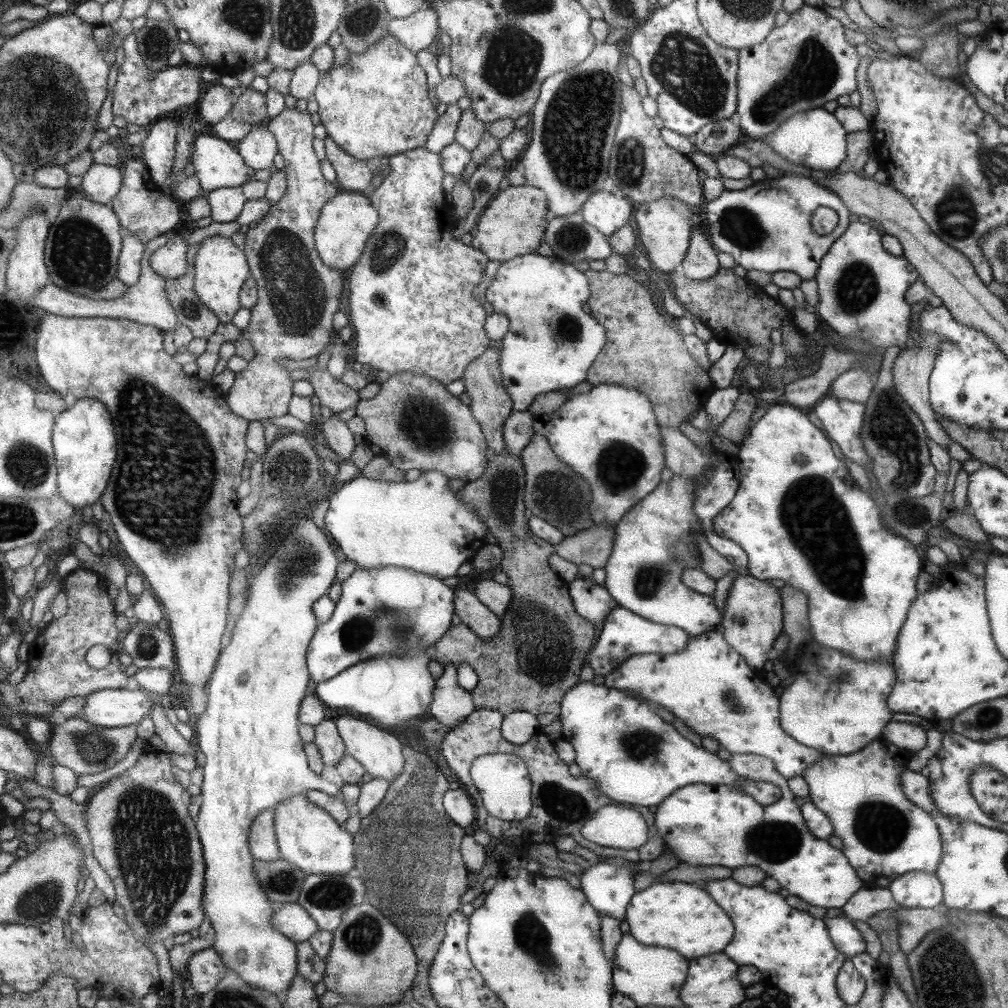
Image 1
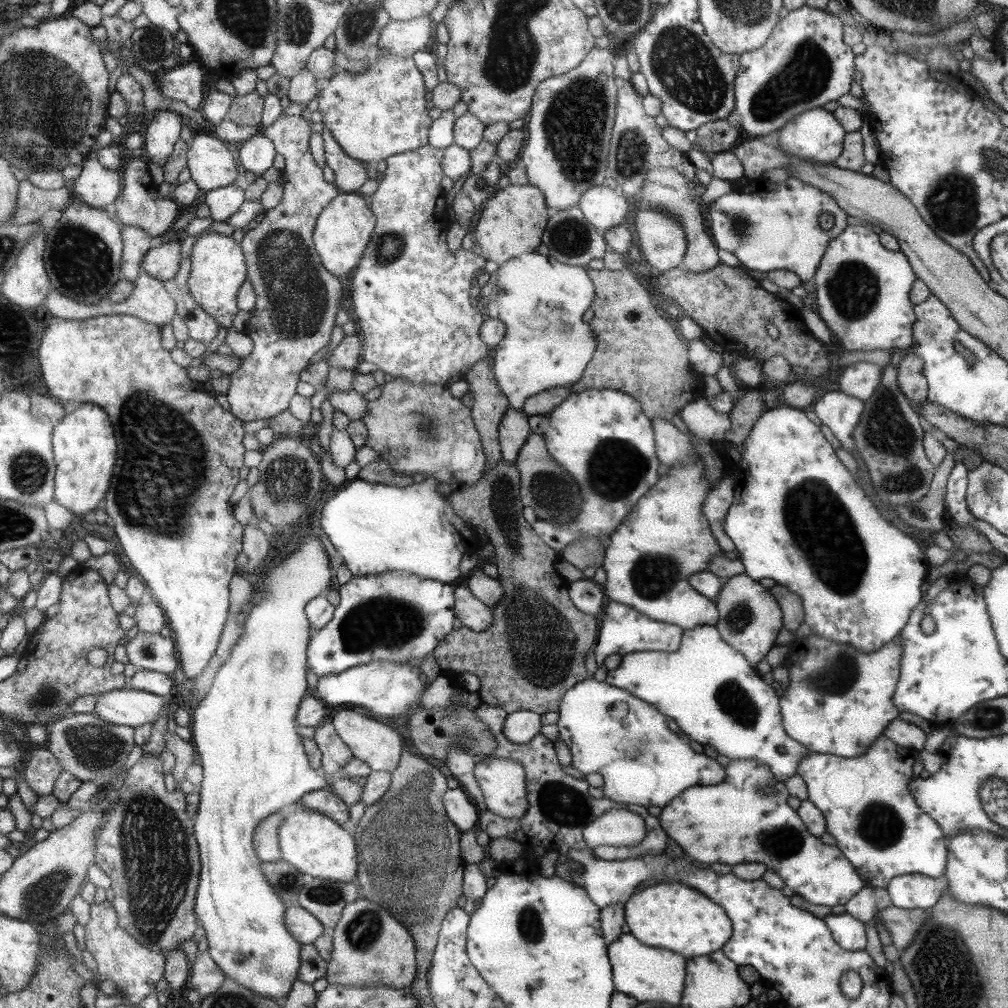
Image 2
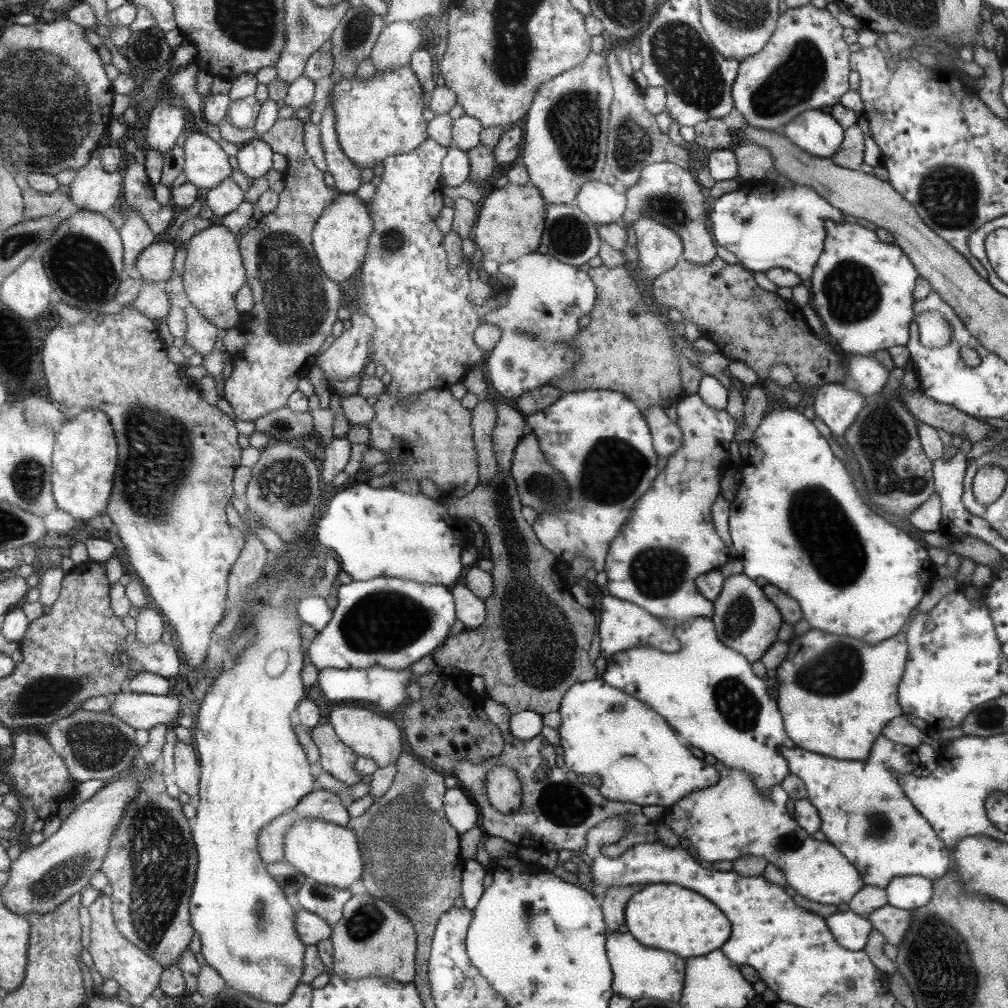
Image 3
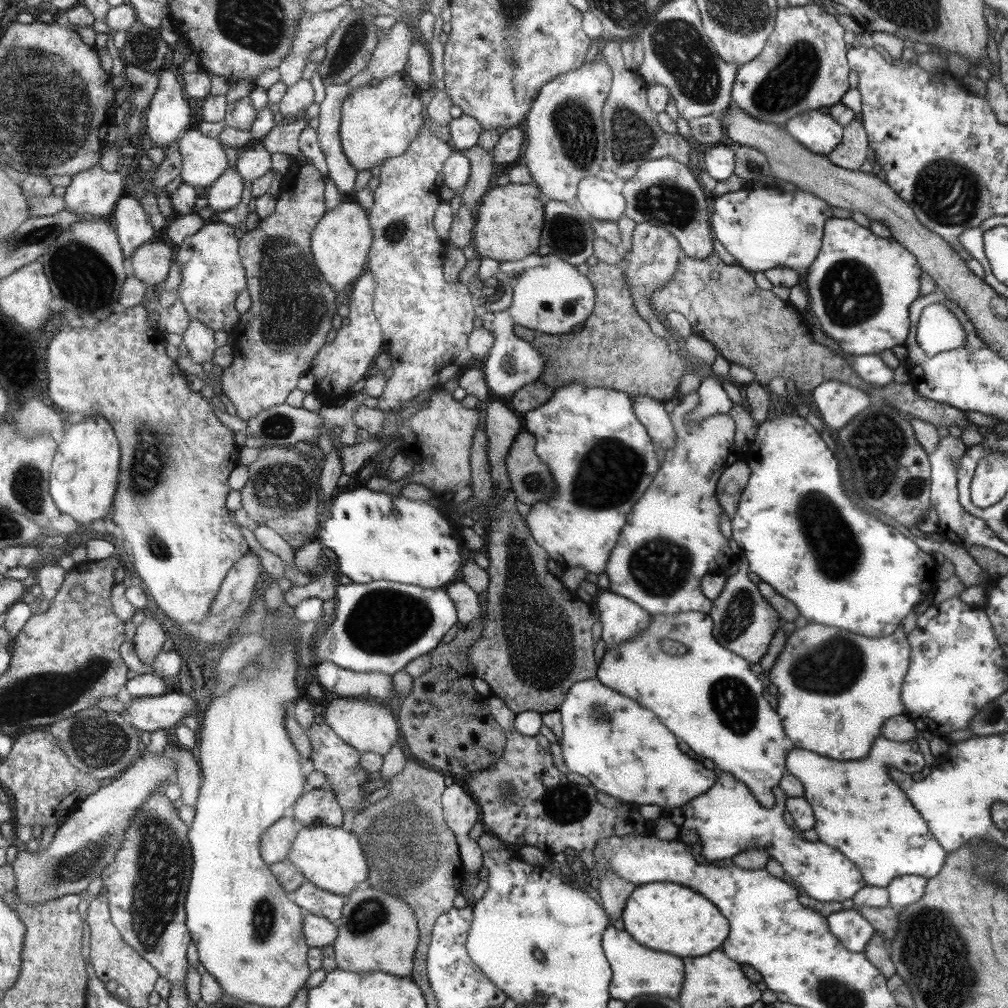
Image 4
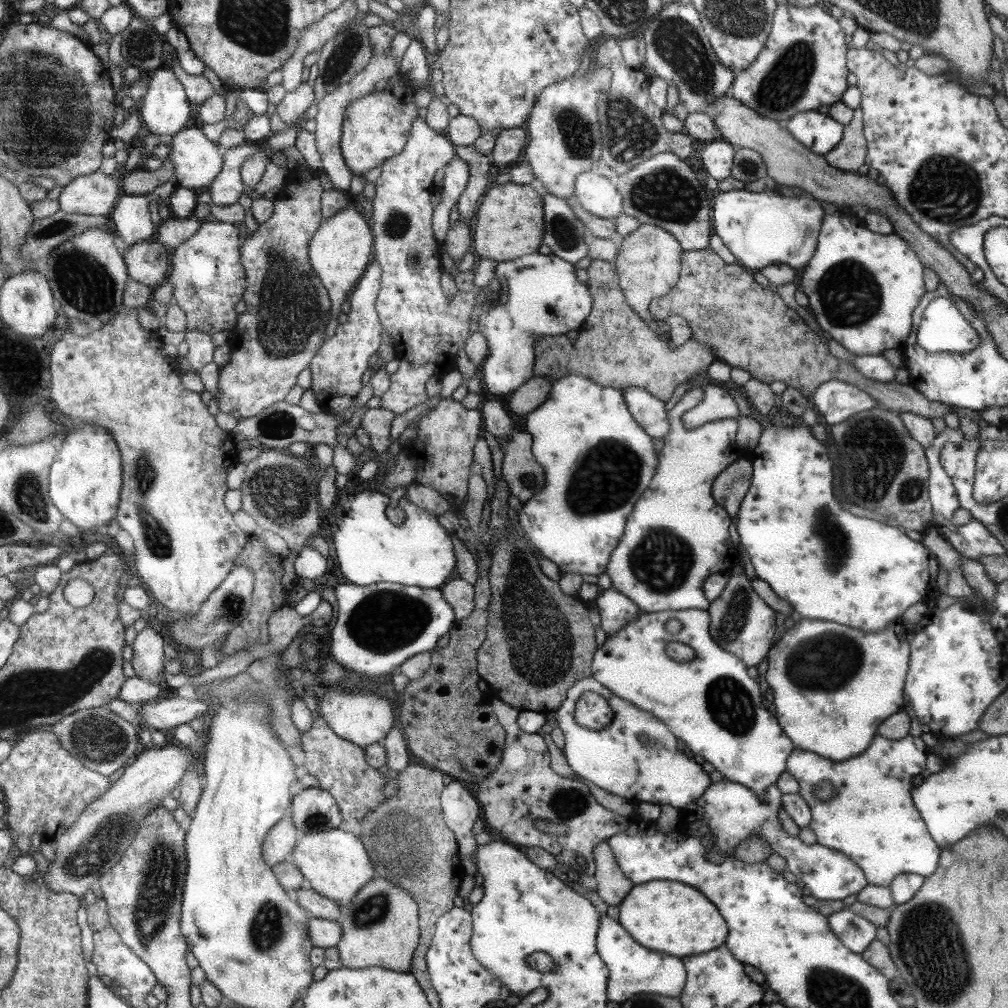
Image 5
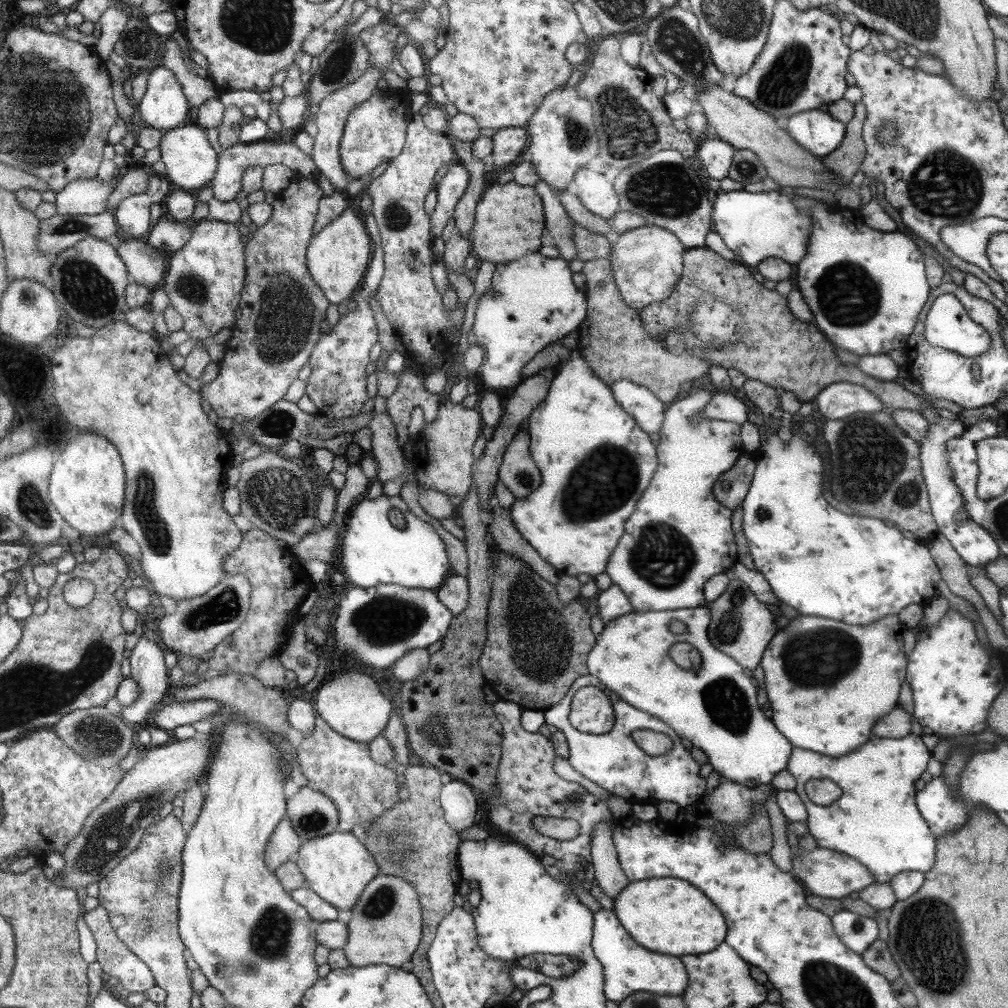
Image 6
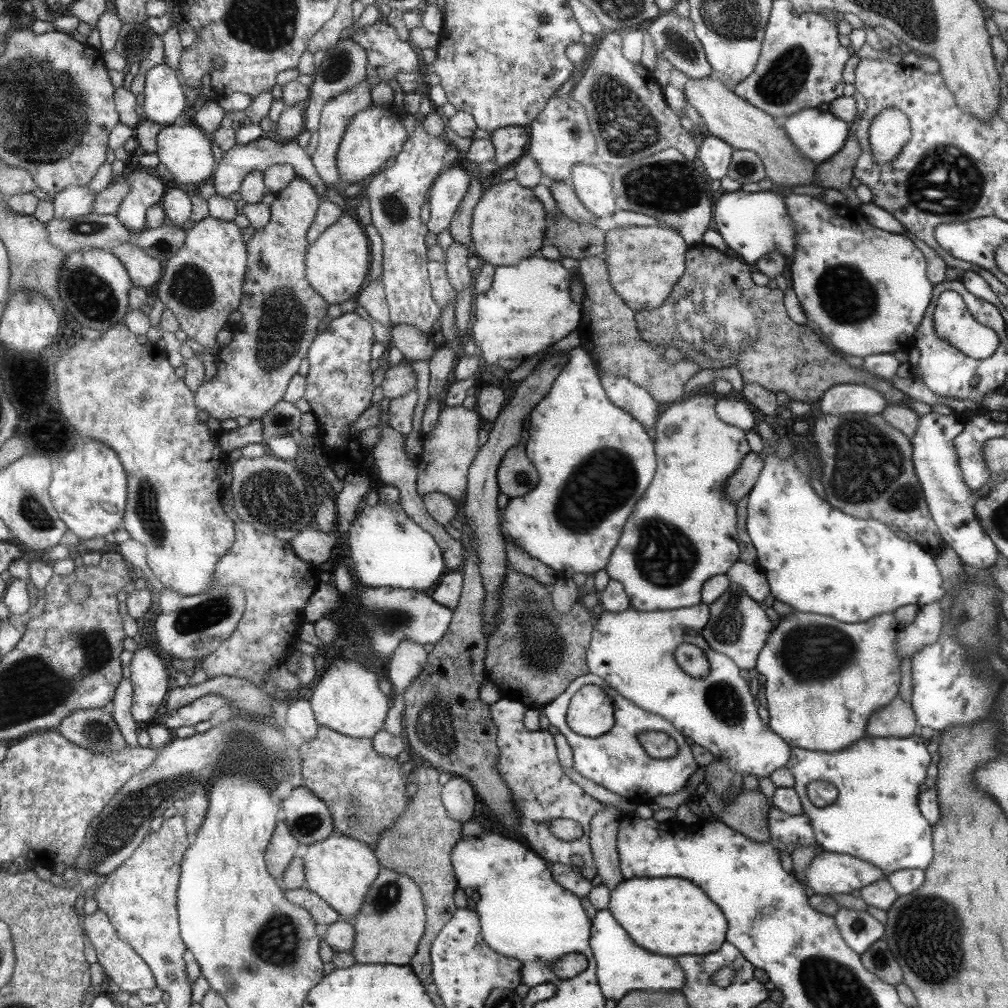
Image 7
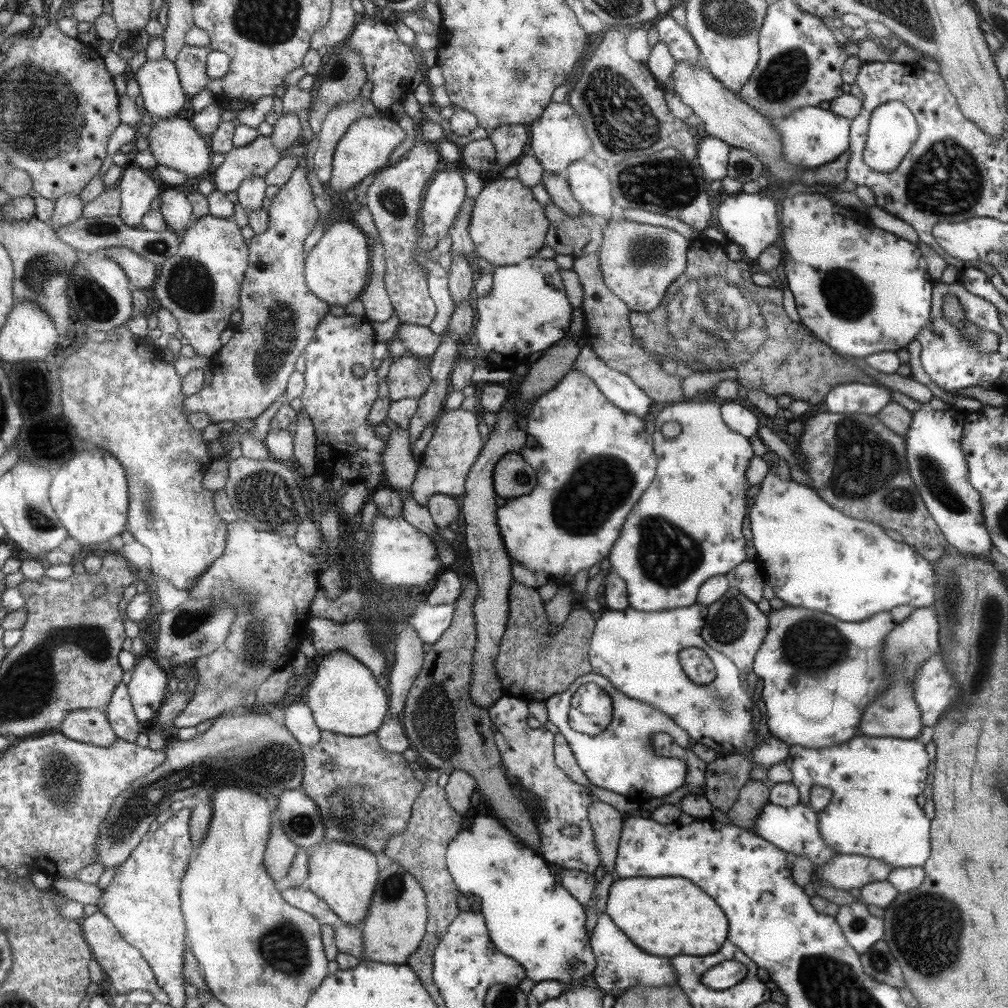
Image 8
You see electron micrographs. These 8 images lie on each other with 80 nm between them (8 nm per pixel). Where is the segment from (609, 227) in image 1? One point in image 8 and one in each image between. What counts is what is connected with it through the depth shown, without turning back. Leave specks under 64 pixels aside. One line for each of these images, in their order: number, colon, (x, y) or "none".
2: (601, 206)
3: (599, 202)
4: (597, 200)
5: (595, 194)
6: (592, 190)
7: (591, 187)
8: (590, 189)

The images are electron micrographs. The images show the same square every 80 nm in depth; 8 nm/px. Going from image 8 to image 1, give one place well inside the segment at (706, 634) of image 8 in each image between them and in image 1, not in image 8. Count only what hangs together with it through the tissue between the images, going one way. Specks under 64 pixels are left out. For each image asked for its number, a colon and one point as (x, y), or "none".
1: (751, 620)
2: (749, 619)
3: (744, 619)
4: (743, 622)
5: (740, 622)
6: (740, 626)
7: (738, 627)

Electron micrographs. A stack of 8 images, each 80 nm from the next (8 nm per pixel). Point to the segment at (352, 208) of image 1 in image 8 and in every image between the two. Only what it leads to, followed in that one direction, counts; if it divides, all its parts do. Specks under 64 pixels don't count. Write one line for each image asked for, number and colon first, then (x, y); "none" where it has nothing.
2: (341, 232)
3: (340, 236)
4: (339, 244)
5: (338, 251)
6: (336, 257)
7: (336, 264)
8: (335, 270)

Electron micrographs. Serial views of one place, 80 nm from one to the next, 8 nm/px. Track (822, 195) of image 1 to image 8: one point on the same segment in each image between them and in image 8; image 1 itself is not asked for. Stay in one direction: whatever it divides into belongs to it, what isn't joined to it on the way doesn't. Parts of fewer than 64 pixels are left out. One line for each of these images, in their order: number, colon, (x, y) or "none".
2: (767, 226)
3: (765, 226)
4: (762, 229)
5: (764, 228)
6: (754, 225)
7: (753, 224)
8: (750, 221)

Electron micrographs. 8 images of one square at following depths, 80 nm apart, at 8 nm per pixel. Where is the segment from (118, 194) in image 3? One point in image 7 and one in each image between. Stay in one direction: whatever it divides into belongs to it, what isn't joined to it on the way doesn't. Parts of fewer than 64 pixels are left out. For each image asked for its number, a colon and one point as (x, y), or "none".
4: (97, 192)
5: (97, 194)
6: (88, 197)
7: (75, 201)

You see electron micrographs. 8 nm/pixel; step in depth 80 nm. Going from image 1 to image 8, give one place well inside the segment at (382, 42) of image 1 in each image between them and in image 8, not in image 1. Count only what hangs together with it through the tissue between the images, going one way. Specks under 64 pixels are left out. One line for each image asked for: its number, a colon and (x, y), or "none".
2: (380, 112)
3: (379, 118)
4: (378, 122)
5: (375, 128)
6: (375, 130)
7: (374, 134)
8: (367, 143)

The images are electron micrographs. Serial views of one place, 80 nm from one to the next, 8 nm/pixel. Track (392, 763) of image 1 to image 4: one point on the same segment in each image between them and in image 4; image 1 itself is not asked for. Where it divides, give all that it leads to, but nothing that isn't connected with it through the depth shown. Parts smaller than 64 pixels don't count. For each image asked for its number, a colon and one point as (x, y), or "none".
2: (378, 745)
3: (367, 733)
4: (367, 727)

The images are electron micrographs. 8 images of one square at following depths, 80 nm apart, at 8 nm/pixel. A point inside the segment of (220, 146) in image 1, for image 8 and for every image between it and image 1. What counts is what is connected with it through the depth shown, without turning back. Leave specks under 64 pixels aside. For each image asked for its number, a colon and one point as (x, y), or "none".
2: (210, 166)
3: (205, 166)
4: (203, 162)
5: (196, 160)
6: (190, 162)
7: (183, 150)
8: (173, 143)

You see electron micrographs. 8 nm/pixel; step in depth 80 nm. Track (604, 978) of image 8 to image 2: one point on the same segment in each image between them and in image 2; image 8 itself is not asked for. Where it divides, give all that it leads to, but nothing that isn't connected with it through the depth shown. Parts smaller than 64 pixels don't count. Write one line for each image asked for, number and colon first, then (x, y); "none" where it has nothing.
2: (647, 975)
3: (639, 972)
4: (636, 970)
5: (632, 969)
6: (626, 967)
7: (621, 966)

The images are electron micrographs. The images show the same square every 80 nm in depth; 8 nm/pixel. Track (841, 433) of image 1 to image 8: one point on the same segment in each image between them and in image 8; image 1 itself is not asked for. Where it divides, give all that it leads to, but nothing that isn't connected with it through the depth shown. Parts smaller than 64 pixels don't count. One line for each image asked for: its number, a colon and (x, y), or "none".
2: (839, 411)
3: (836, 405)
4: (837, 403)
5: (835, 400)
6: (838, 399)
7: (840, 398)
8: (866, 398)

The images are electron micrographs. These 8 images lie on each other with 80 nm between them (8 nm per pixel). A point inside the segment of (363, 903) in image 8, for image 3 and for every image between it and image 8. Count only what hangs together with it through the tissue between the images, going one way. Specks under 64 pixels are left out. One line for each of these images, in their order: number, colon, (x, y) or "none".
3: (324, 852)
4: (332, 859)
5: (334, 862)
6: (337, 867)
7: (340, 870)

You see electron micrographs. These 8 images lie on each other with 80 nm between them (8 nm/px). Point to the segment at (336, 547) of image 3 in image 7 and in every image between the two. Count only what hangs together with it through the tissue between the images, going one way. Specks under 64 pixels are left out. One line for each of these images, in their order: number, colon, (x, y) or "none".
4: (418, 547)
5: (369, 549)
6: (371, 555)
7: (387, 549)

